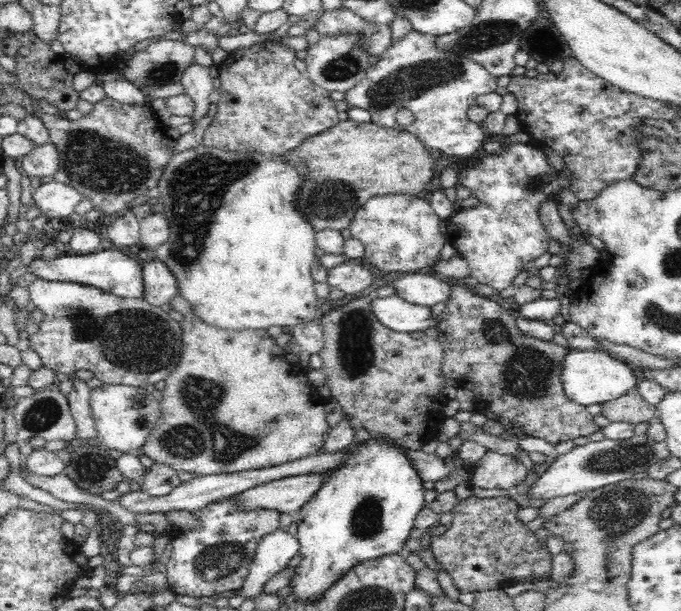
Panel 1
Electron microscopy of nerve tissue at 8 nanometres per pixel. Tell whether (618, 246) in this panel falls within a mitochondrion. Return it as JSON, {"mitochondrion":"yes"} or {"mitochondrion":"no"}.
{"mitochondrion":"no"}

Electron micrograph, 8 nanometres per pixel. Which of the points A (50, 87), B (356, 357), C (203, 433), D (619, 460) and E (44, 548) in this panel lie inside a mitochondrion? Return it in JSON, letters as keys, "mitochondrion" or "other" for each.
{"A":"other","B":"mitochondrion","C":"mitochondrion","D":"mitochondrion","E":"other"}

